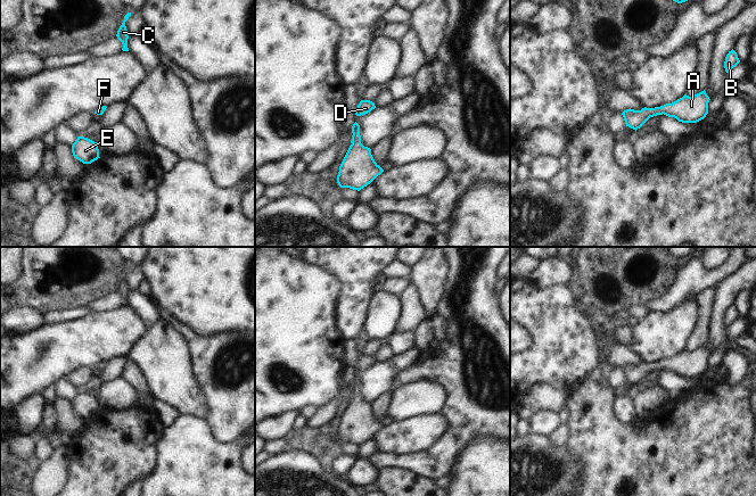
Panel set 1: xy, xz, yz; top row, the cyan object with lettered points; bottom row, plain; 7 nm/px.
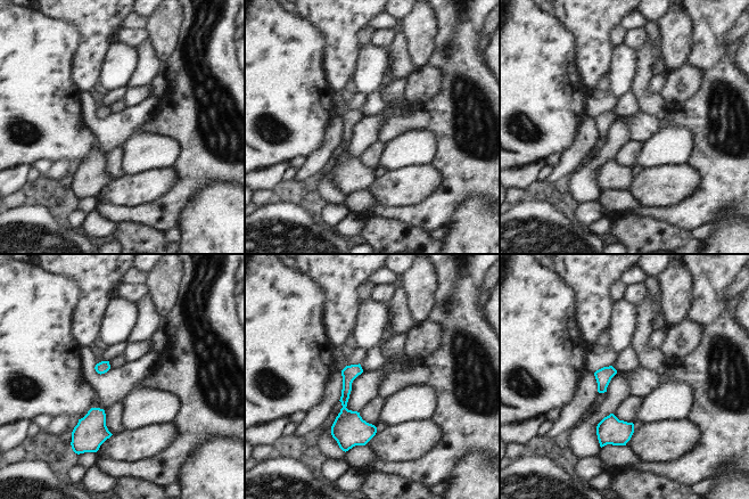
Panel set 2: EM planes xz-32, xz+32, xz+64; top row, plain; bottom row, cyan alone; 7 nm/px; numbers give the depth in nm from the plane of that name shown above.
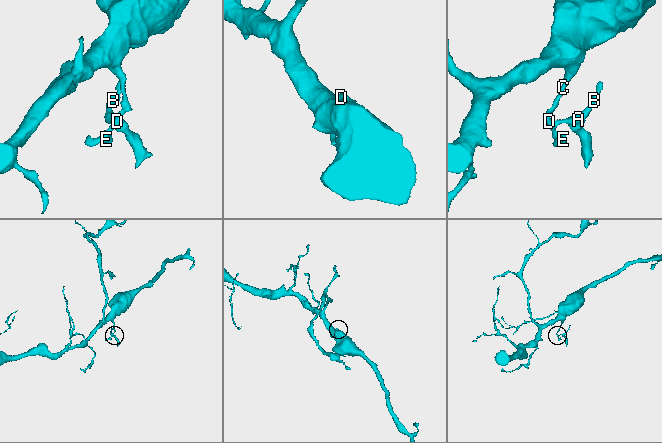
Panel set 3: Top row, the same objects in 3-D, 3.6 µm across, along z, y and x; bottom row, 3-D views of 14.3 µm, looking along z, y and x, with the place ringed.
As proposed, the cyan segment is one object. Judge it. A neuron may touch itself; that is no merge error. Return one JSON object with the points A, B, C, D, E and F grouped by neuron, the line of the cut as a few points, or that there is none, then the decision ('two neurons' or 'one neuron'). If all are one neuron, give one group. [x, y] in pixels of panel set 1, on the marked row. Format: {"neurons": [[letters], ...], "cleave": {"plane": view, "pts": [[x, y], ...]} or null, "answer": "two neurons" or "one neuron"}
{"neurons": [["A", "B", "C", "D", "E", "F"]], "cleave": null, "answer": "one neuron"}

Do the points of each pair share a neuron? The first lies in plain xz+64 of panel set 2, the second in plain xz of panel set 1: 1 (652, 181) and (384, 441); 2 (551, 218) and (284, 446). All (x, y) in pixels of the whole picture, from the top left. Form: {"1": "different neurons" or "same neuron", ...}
{"1": "same neuron", "2": "different neurons"}

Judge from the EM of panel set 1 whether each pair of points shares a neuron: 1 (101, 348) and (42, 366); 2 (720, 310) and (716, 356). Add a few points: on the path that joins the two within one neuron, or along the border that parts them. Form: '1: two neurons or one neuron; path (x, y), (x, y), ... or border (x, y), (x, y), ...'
1: one neuron; path (87, 348), (60, 348), (57, 352)
2: two neurons; border (728, 328), (724, 339), (711, 355)

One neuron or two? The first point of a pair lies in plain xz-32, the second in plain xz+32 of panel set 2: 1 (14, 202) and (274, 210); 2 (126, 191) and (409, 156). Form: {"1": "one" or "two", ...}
{"1": "two", "2": "two"}

